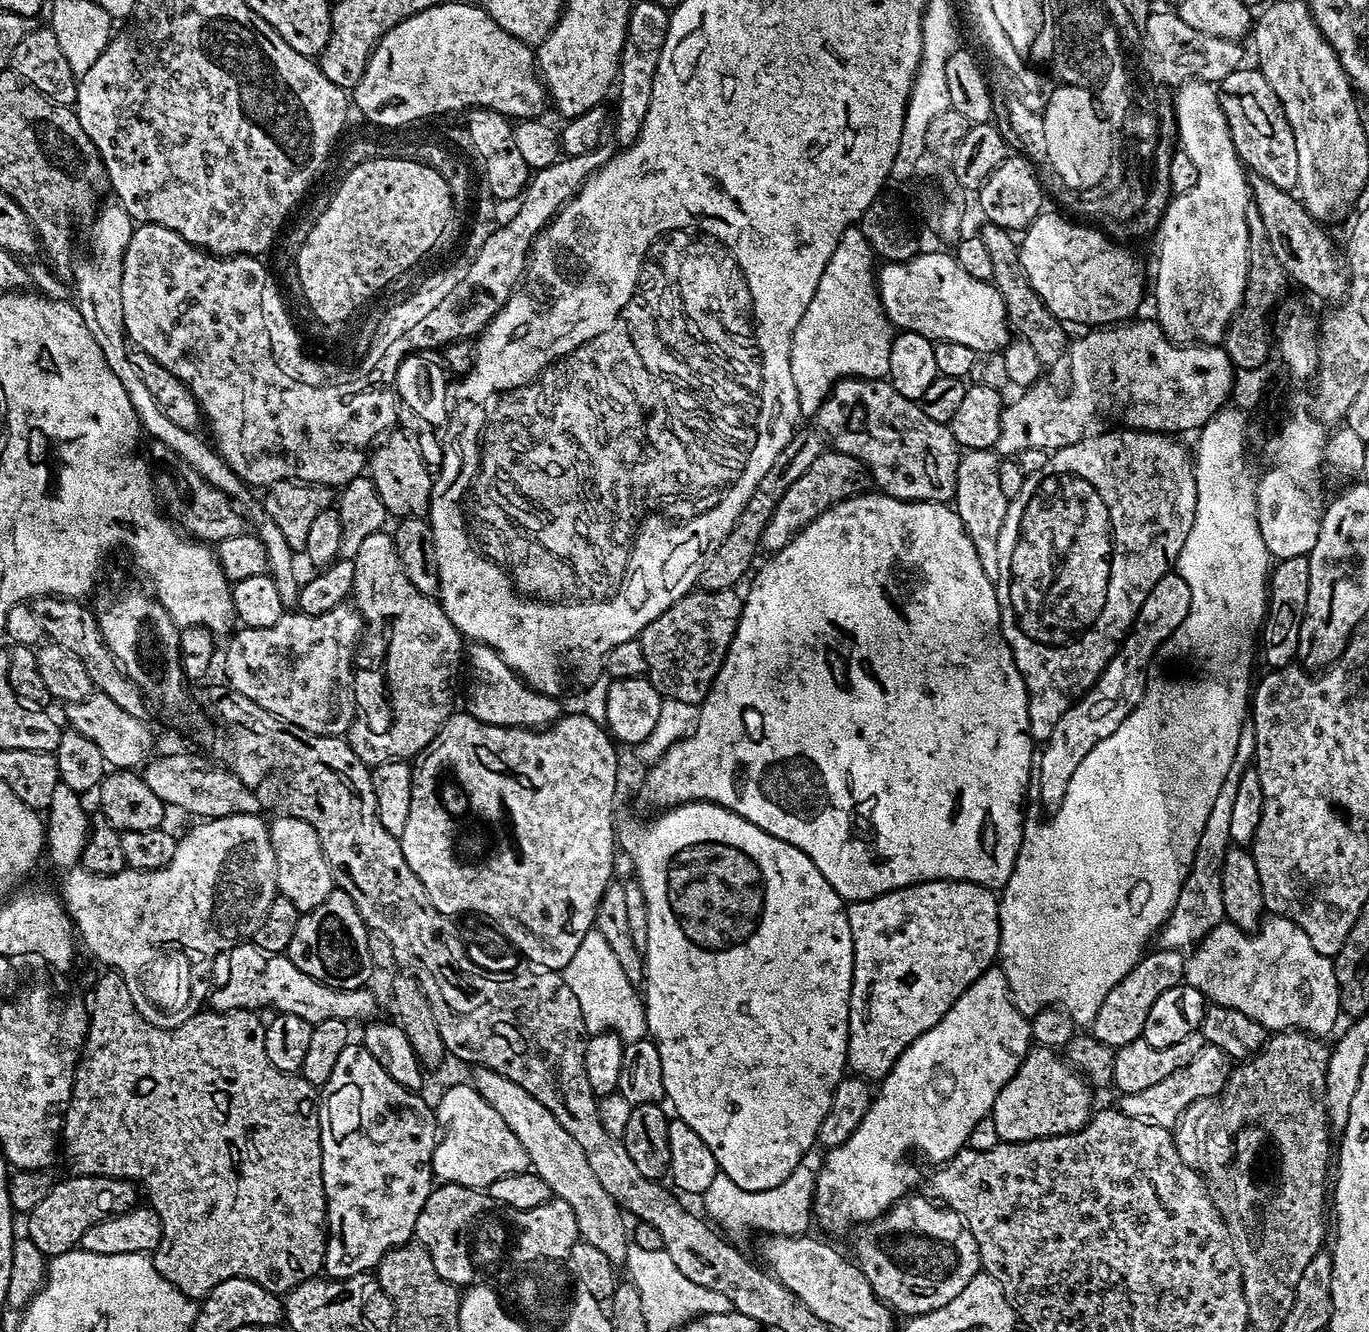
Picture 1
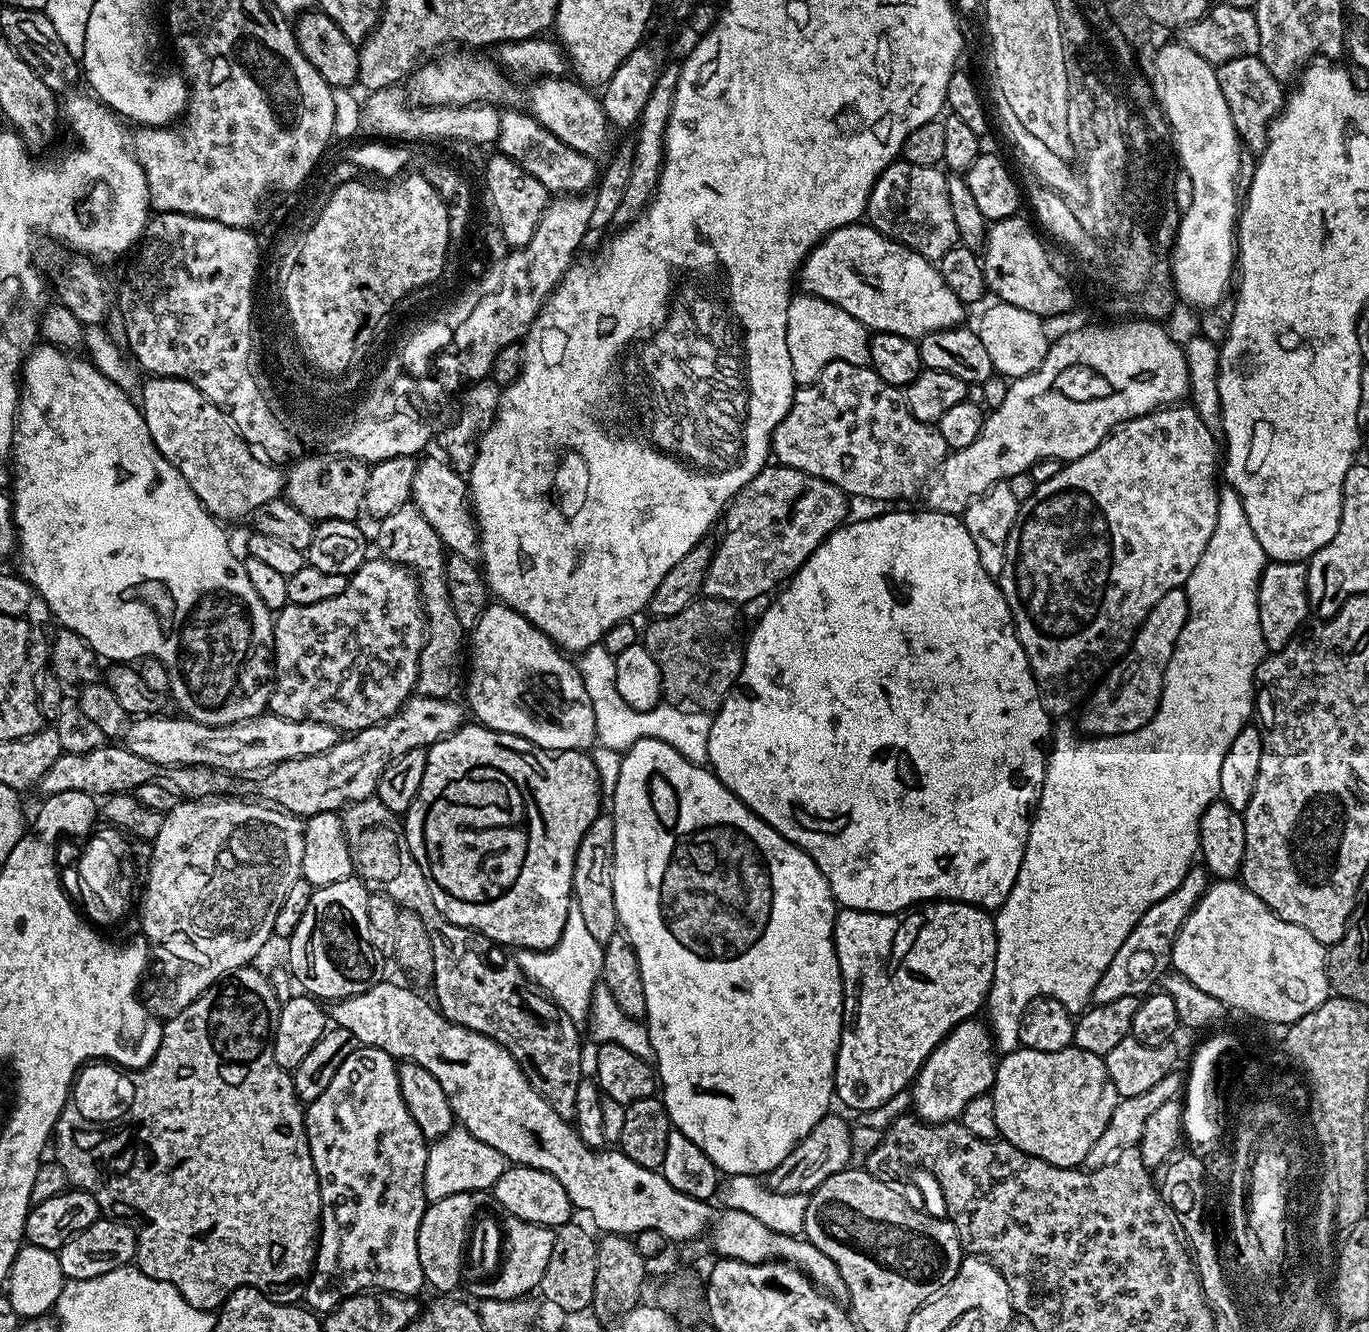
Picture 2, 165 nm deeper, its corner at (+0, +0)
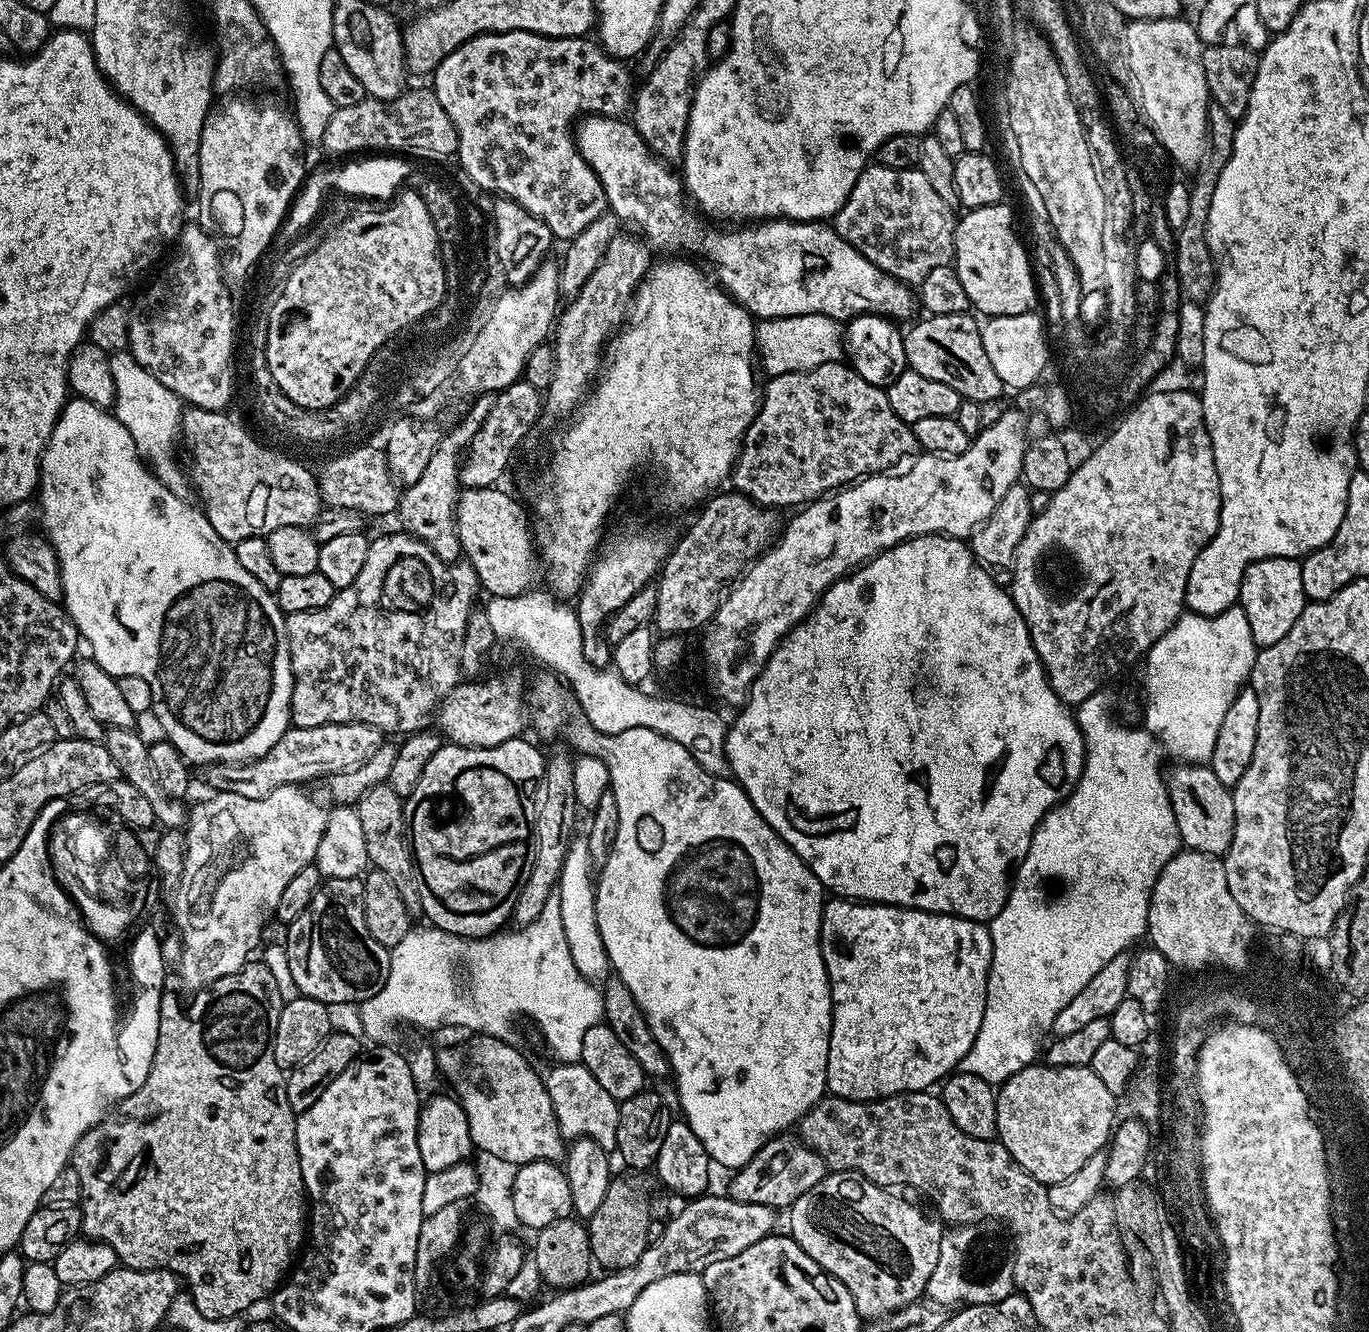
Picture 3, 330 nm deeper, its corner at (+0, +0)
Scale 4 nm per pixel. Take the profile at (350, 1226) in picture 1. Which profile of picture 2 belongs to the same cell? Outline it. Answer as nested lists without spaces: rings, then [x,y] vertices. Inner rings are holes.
[[[357,1046],[354,1054],[338,1066],[338,1074],[334,1074],[334,1082],[326,1086],[322,1098],[307,1105],[304,1125],[308,1131],[308,1145],[314,1162],[314,1170],[320,1187],[320,1230],[316,1244],[316,1262],[312,1265],[312,1274],[308,1277],[304,1288],[303,1303],[317,1314],[333,1312],[346,1296],[357,1296],[360,1292],[390,1292],[394,1296],[409,1298],[417,1295],[416,1291],[426,1284],[426,1277],[422,1274],[422,1262],[418,1262],[418,1226],[426,1207],[424,1198],[424,1175],[426,1174],[426,1158],[428,1157],[429,1141],[425,1139],[417,1122],[410,1116],[399,1089],[397,1061],[386,1050]]]

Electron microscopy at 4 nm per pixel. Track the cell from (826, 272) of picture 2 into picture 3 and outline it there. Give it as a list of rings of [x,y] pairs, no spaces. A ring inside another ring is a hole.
[[[588,114],[575,125],[574,135],[582,158],[586,158],[602,182],[610,211],[627,227],[629,224],[632,227],[629,229],[639,233],[644,243],[657,253],[705,256],[716,271],[715,279],[720,287],[754,318],[763,321],[785,316],[826,315],[839,322],[847,322],[853,316],[886,316],[896,322],[913,319],[912,311],[918,308],[913,289],[878,270],[868,255],[850,246],[850,242],[837,234],[835,227],[824,222],[778,219],[748,222],[743,226],[707,228],[703,224],[705,221],[690,207],[681,177],[677,173],[675,176],[668,169],[671,167],[648,149],[638,130],[627,119]]]

